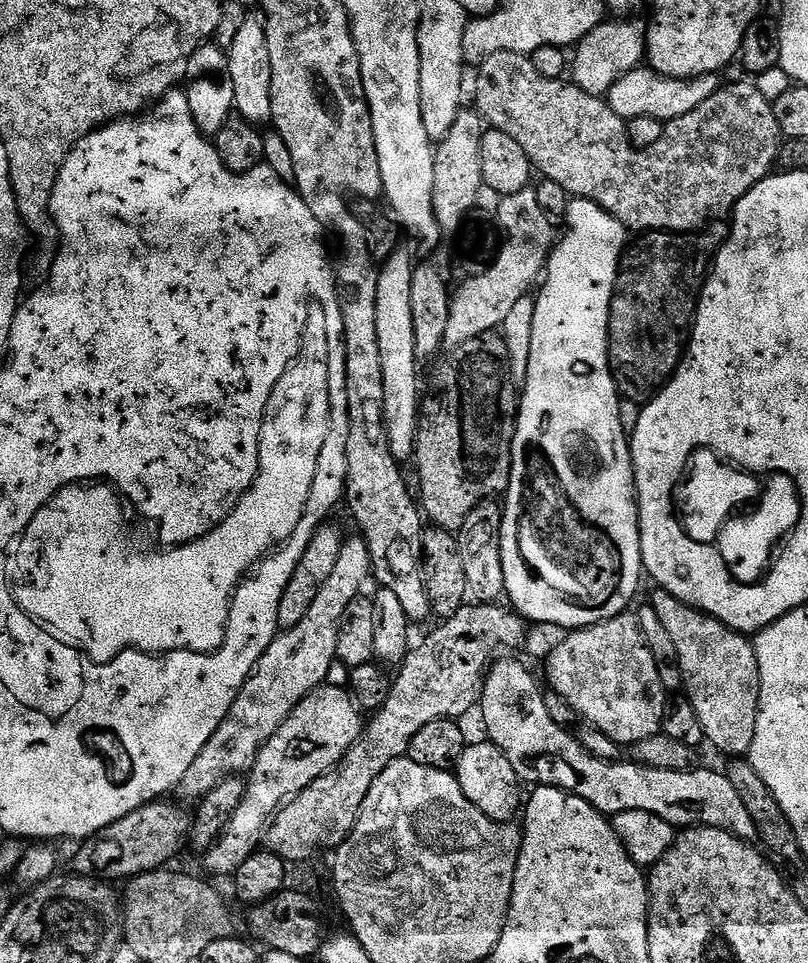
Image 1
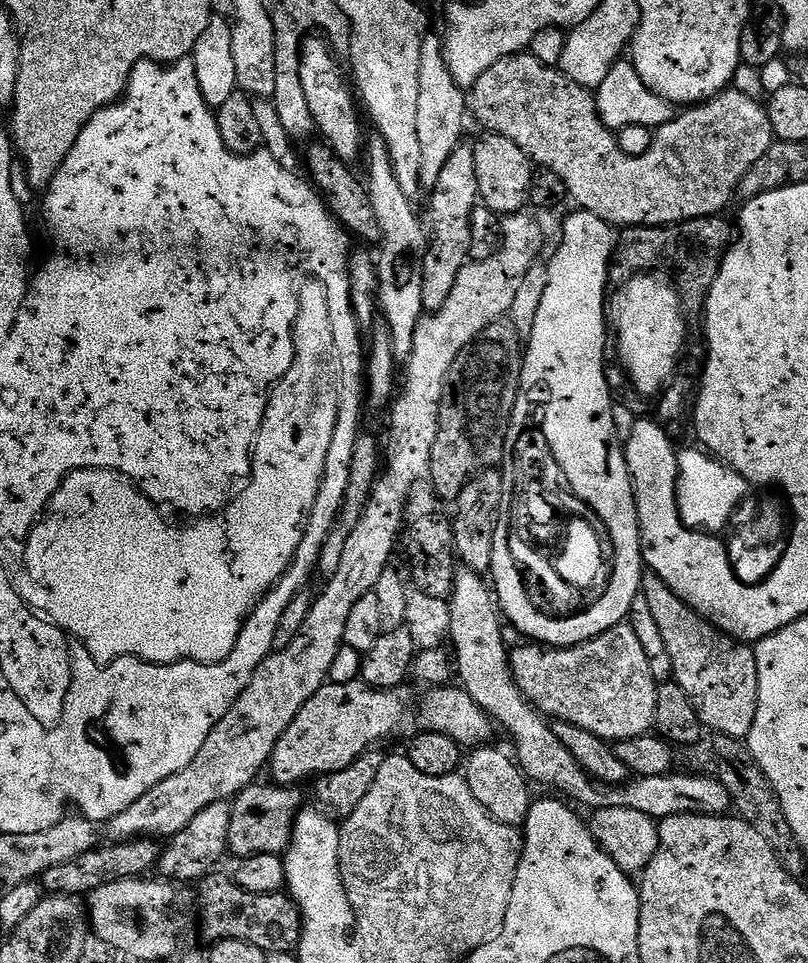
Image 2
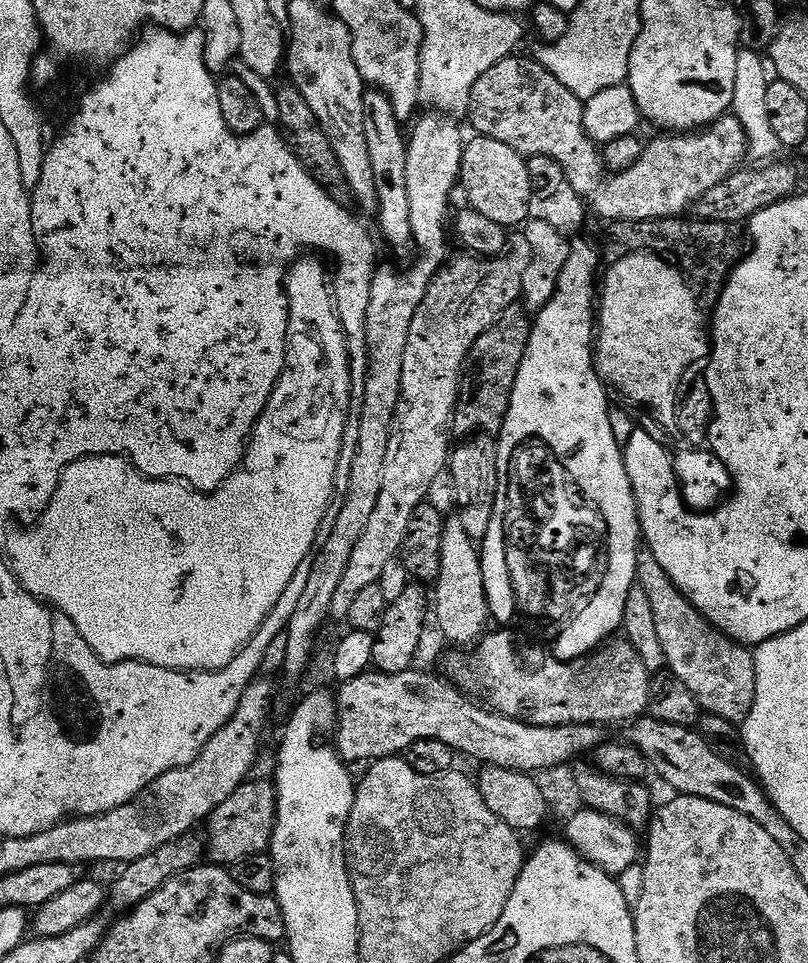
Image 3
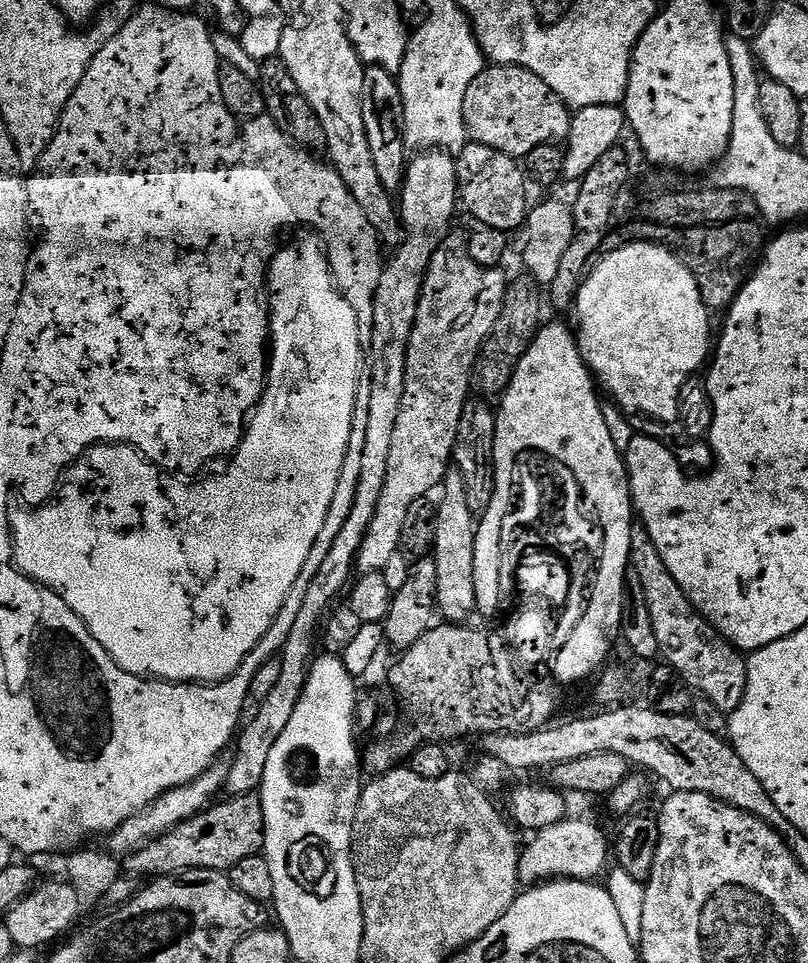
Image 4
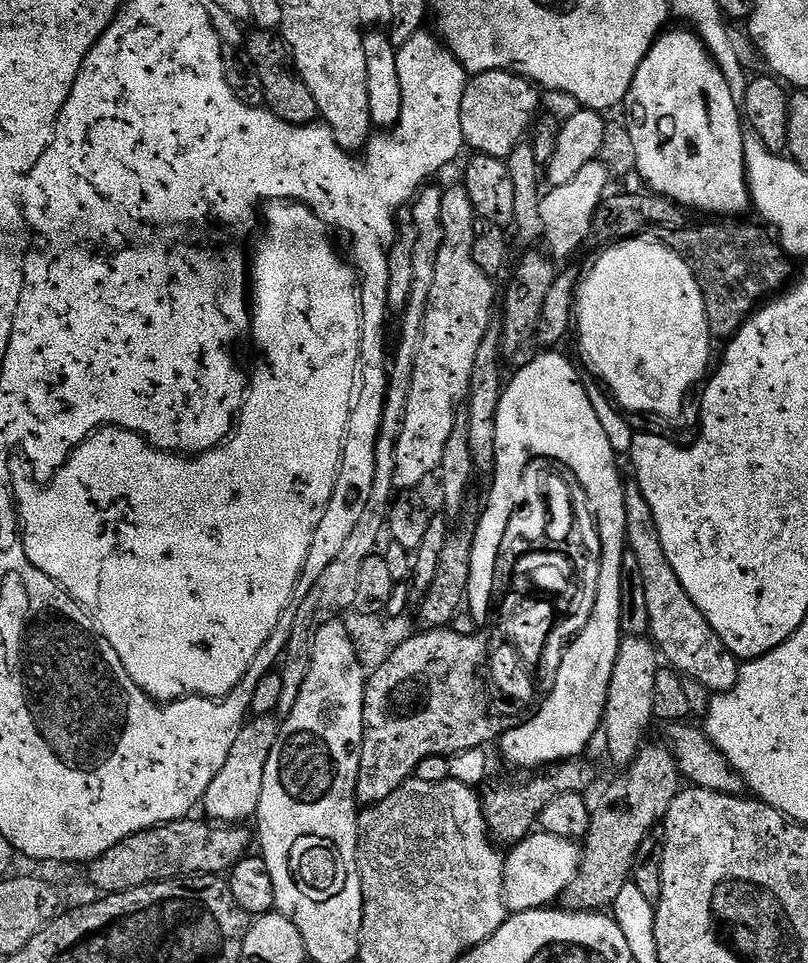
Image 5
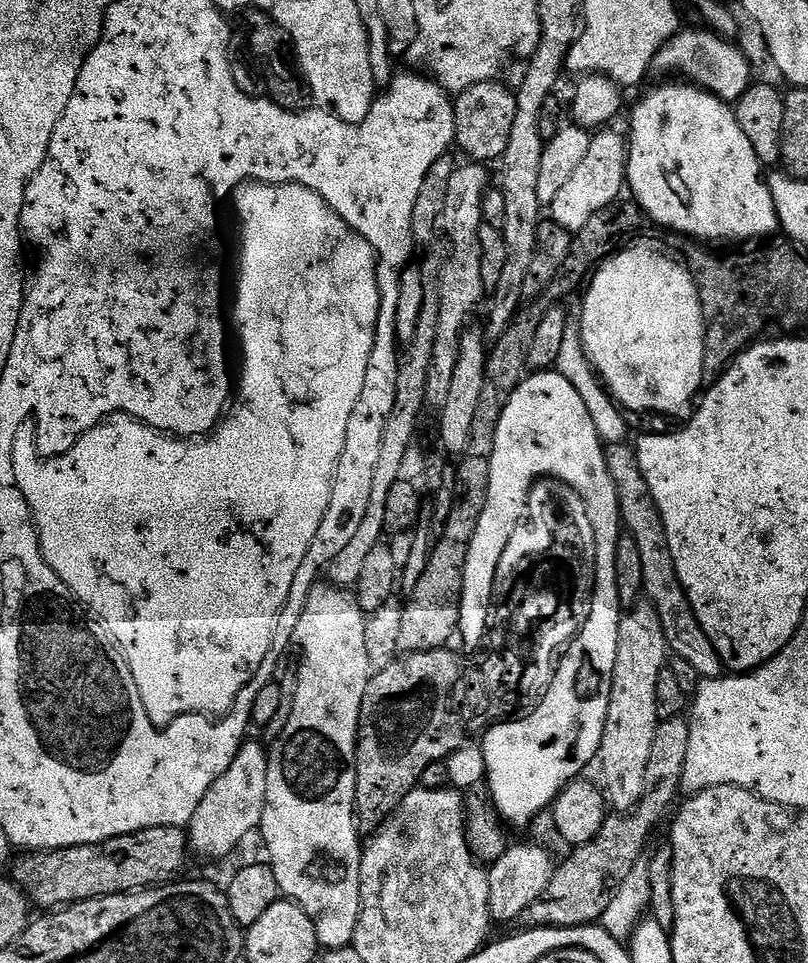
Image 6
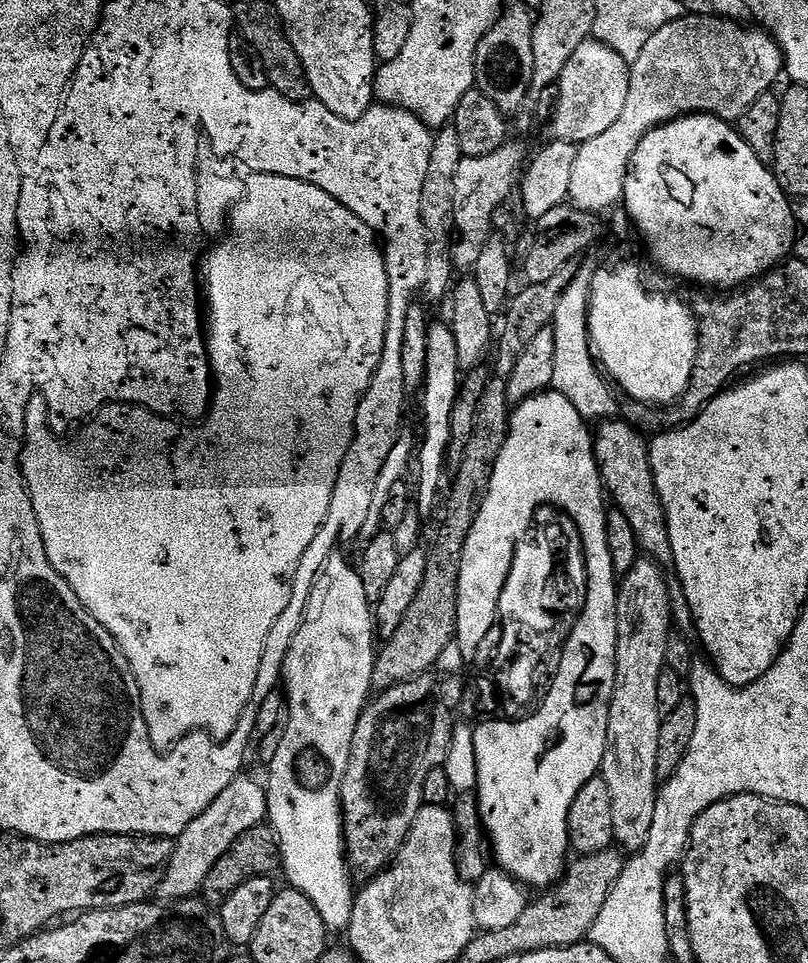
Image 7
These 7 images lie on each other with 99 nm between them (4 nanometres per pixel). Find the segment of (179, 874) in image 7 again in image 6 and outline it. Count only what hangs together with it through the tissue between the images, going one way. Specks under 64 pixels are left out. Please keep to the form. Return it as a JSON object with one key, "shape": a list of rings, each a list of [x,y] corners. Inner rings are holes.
{"shape":[[[245,739],[238,750],[230,770],[206,790],[206,798],[194,810],[194,818],[187,829],[190,848],[193,853],[205,856],[208,860],[220,860],[228,856],[251,832],[255,833],[260,826],[260,819],[266,806],[268,789],[268,753],[259,739]]]}

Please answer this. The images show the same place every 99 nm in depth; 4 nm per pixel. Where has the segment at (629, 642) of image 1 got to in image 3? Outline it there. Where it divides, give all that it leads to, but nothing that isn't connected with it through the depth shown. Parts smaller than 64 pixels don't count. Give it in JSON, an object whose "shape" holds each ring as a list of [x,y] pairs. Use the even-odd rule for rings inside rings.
{"shape":[[[512,630],[496,631],[500,632],[485,635],[469,656],[456,650],[448,660],[449,670],[456,675],[455,686],[465,694],[481,692],[491,711],[534,726],[627,725],[648,712],[650,673],[627,640],[613,639],[581,660],[569,662],[551,651],[531,648],[518,633],[508,632]]]}

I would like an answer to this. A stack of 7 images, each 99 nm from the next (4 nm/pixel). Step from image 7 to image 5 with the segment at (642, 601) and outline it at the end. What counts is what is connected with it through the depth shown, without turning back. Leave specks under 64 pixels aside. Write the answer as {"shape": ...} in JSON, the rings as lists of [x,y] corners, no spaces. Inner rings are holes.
{"shape":[[[624,636],[621,639],[602,721],[602,736],[608,739],[608,752],[612,755],[613,762],[621,766],[632,763],[645,743],[644,731],[647,730],[648,723],[653,723],[654,678],[657,667],[658,649],[651,639],[643,636]]]}

